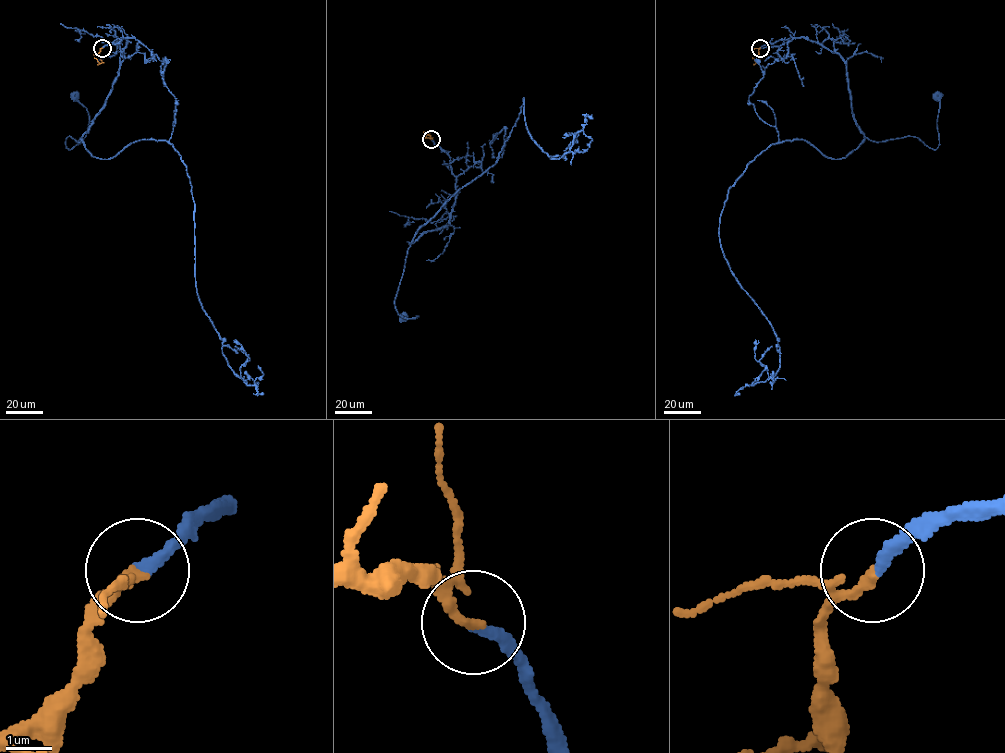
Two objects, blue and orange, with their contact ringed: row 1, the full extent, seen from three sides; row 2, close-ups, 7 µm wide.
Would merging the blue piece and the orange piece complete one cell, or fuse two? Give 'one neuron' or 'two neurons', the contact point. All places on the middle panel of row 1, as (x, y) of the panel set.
one neuron; place (431, 139)

